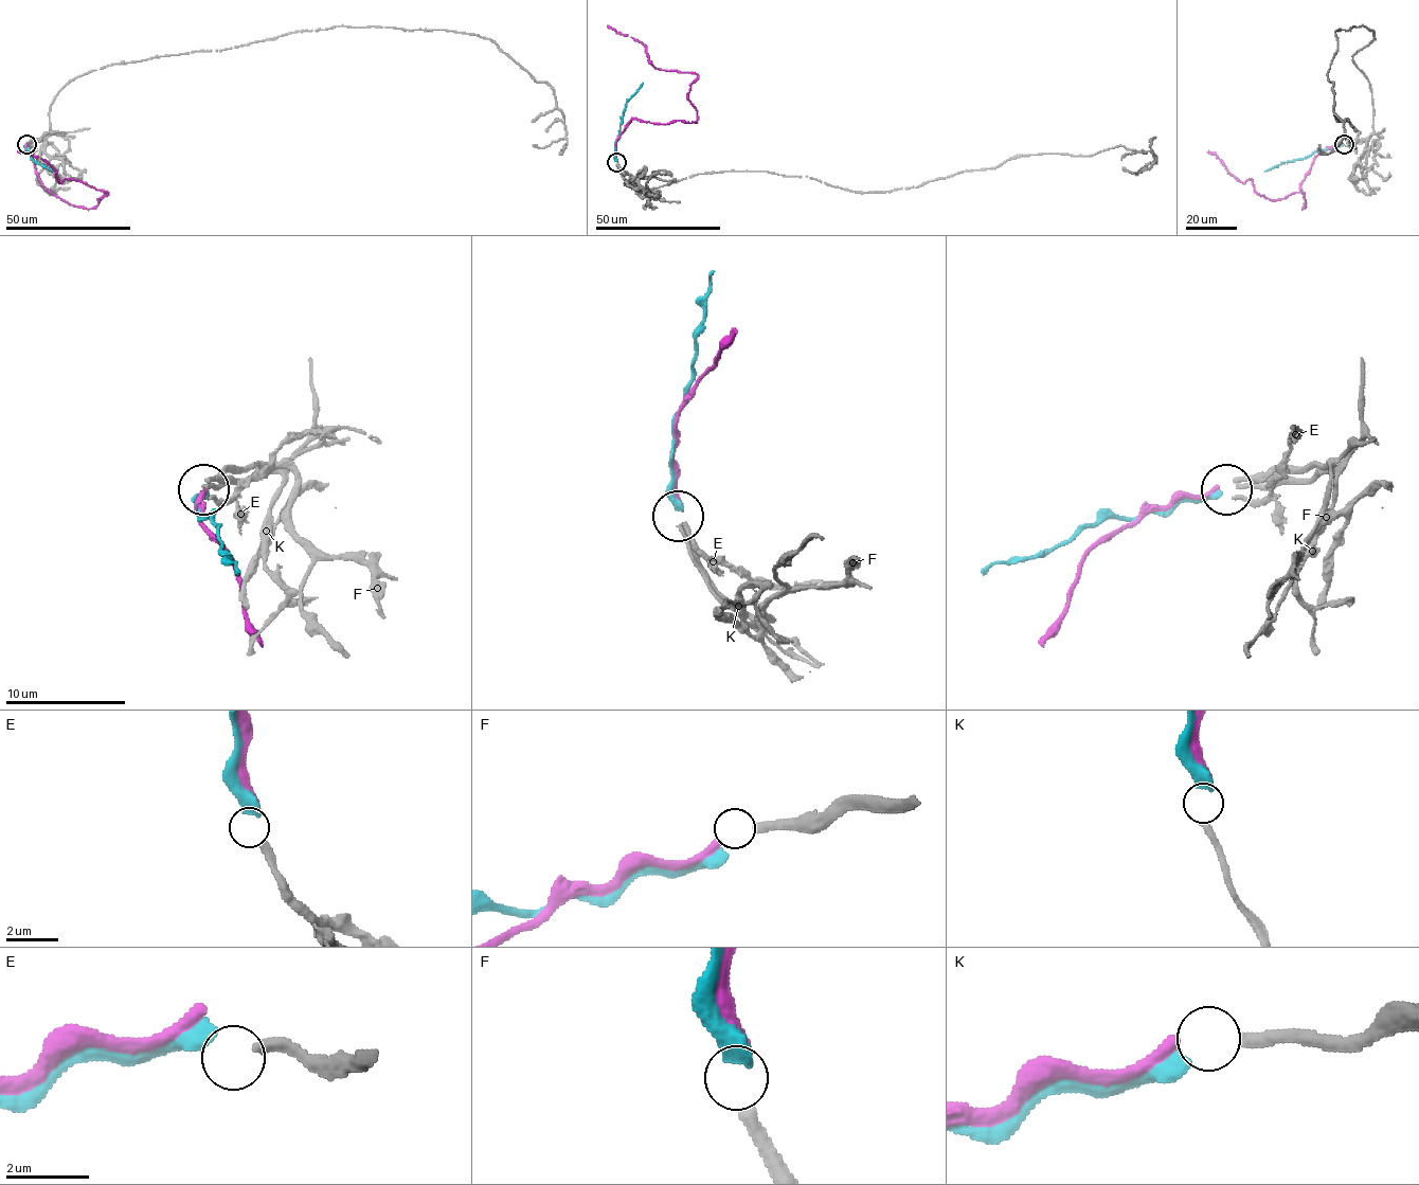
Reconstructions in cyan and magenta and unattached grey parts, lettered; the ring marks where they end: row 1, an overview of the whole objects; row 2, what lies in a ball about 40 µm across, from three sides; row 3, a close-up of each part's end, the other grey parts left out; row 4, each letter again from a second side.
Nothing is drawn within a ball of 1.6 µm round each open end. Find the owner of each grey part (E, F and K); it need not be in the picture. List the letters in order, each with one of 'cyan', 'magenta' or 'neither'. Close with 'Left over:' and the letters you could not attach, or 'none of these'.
E: neither
F: magenta
K: cyan
Left over: E

